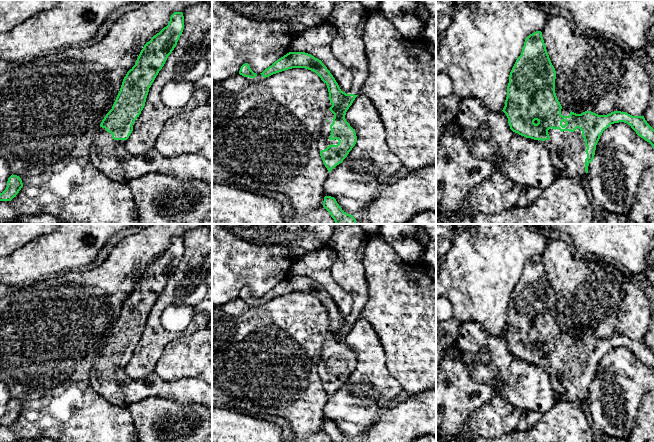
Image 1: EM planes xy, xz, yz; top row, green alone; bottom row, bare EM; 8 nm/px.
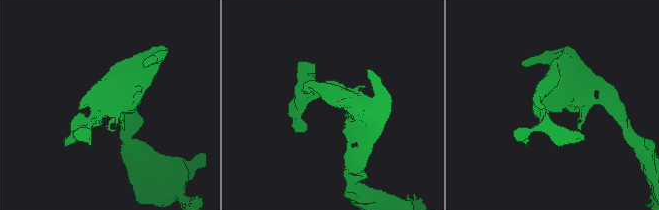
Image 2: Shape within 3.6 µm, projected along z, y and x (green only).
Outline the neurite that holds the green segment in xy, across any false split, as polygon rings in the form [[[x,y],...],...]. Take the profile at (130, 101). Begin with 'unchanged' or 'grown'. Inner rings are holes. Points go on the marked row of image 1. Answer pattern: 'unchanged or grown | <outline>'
grown | [[[174,12],[168,25],[144,45],[135,65],[124,77],[112,109],[95,131],[90,162],[114,181],[127,184],[145,173],[160,172],[179,180],[192,178],[212,184],[212,161],[200,155],[167,158],[155,148],[142,155],[132,155],[126,150],[126,140],[145,106],[149,88],[183,29],[183,13]]]

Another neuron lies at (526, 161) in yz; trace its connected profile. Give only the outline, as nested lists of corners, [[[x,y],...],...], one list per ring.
[[[465,98],[459,102],[457,120],[465,141],[470,145],[471,155],[476,159],[490,161],[492,170],[505,173],[512,181],[523,188],[535,187],[544,190],[554,182],[554,167],[545,145],[538,140],[526,138],[513,132],[510,129],[508,118],[502,110],[497,112],[489,111],[479,98]],[[481,124],[489,126],[490,139],[476,138]]]

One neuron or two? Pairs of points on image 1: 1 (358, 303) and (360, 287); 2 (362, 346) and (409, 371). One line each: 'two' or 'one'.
1: one
2: two

